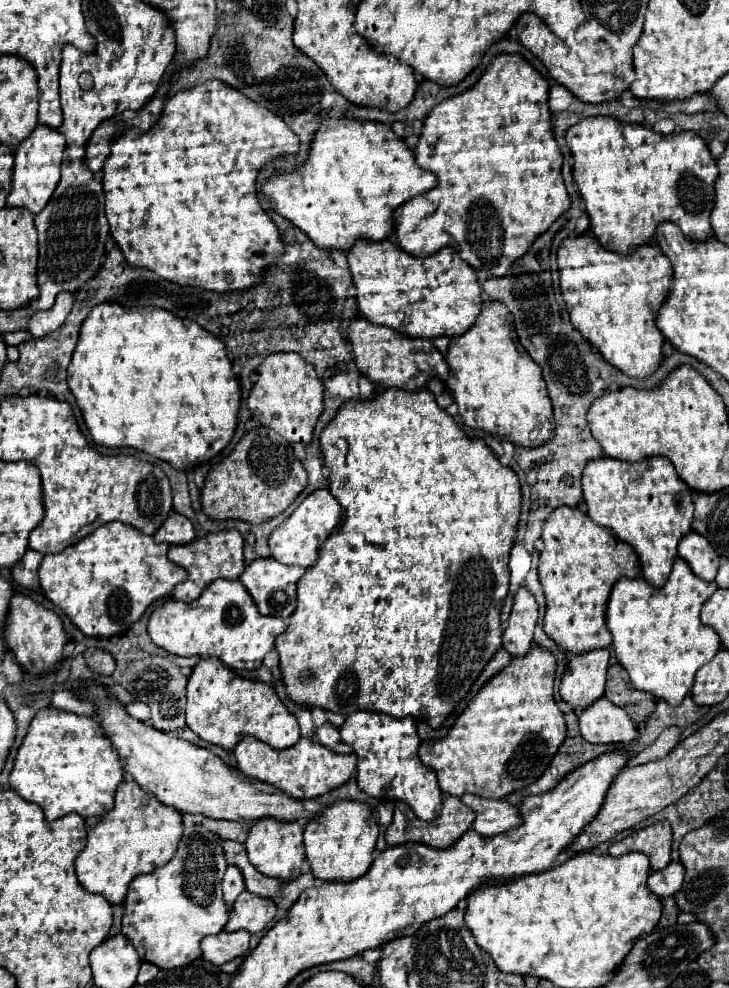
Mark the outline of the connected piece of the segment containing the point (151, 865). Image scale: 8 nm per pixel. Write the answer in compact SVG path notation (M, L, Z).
M134 780L120 782L114 808L104 816L88 820L88 836L82 854L76 858L78 882L92 894L106 896L108 902L122 902L134 876L164 866L176 852L182 836L182 814L144 792Z

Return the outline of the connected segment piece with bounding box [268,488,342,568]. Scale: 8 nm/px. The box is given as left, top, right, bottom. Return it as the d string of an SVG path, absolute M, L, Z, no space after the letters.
M324 488L324 490L314 490L308 494L302 504L270 534L268 546L272 552L272 558L282 562L282 564L296 564L296 566L312 566L314 560L318 558L318 546L332 534L332 530L340 524L342 518L342 508L336 502L336 498Z

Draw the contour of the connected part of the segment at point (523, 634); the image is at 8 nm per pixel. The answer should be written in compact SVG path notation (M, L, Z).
M520 586L514 594L514 606L508 618L508 626L502 634L502 646L510 652L510 656L522 656L528 652L532 644L532 632L538 618L536 598Z

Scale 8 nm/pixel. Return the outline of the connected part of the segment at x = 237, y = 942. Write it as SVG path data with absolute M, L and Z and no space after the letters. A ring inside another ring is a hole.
M238 930L238 932L232 932L232 934L220 932L216 936L206 936L200 942L202 958L222 966L222 964L226 964L234 958L246 956L248 940L250 940L250 934L246 930Z

